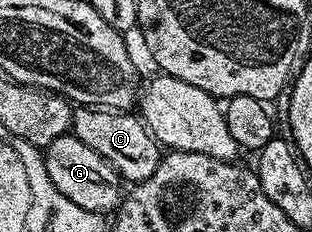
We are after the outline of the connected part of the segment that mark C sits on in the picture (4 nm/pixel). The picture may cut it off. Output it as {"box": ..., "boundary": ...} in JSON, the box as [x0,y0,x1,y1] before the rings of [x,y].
{"box":[71,106,163,184],"boundary":[[[77,106],[73,111],[71,132],[76,138],[83,140],[83,144],[87,144],[87,148],[95,148],[95,152],[99,152],[99,156],[103,156],[103,160],[107,160],[107,164],[111,164],[113,169],[129,184],[147,180],[147,176],[151,176],[155,172],[155,168],[159,168],[163,157],[163,150],[157,139],[150,134],[144,122],[133,112],[106,110],[95,106]]]}

